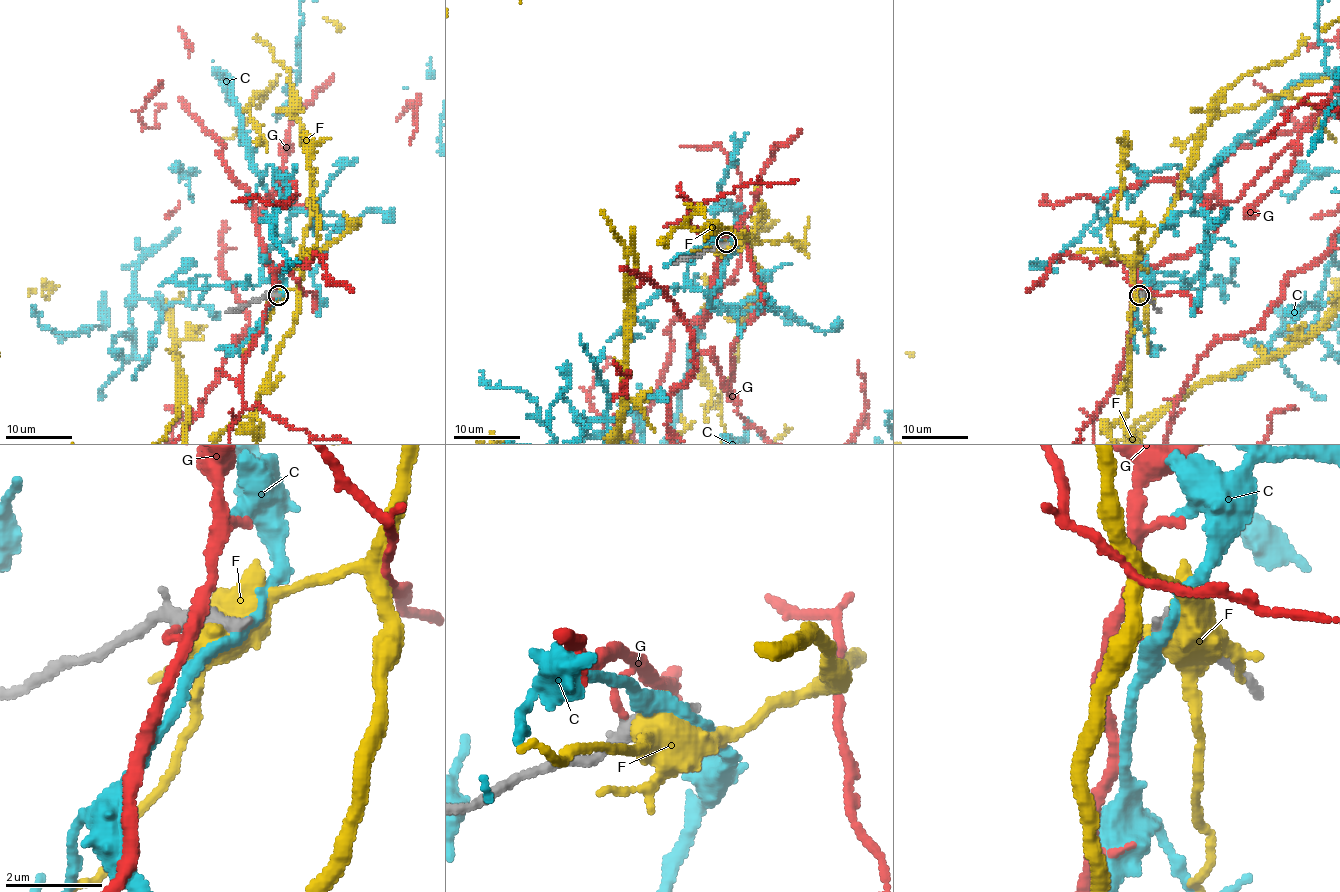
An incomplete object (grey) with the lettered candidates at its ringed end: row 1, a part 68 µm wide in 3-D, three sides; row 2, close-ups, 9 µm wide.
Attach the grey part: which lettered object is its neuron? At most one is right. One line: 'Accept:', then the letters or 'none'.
Accept: none

